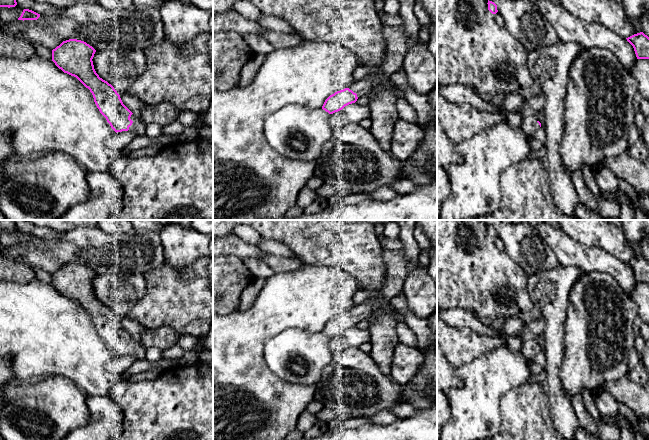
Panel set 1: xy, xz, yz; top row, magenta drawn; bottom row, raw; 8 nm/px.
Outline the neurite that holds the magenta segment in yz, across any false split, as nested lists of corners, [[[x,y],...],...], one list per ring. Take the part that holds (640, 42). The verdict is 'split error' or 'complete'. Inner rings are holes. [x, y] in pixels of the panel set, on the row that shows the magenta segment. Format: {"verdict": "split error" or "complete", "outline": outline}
{"verdict": "complete", "outline": [[[640,32],[626,39],[633,46],[637,59],[649,59],[649,37],[647,35]]]}

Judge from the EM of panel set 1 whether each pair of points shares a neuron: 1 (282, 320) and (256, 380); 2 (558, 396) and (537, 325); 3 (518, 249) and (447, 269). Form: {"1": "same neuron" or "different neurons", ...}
{"1": "same neuron", "2": "different neurons", "3": "different neurons"}

